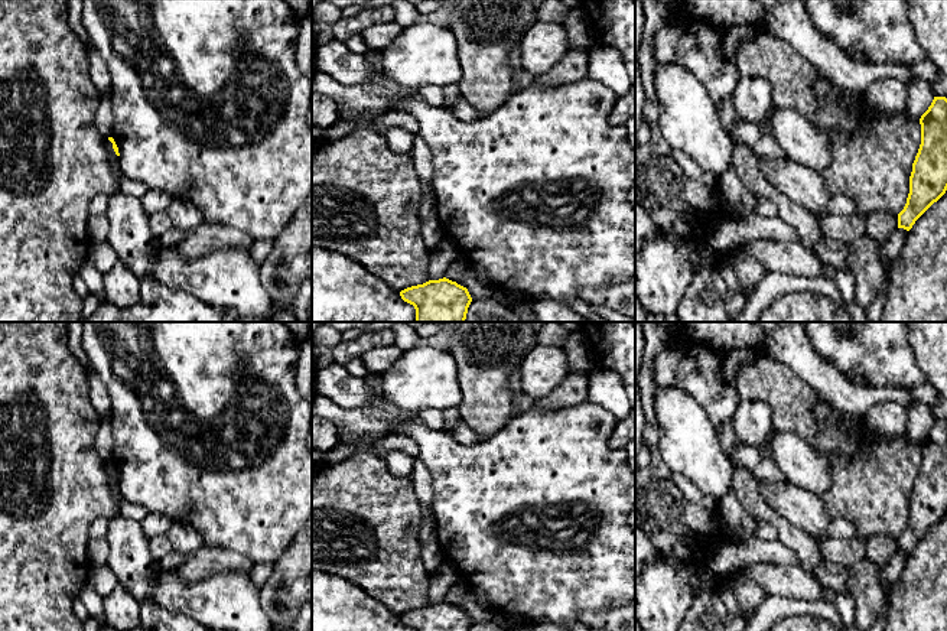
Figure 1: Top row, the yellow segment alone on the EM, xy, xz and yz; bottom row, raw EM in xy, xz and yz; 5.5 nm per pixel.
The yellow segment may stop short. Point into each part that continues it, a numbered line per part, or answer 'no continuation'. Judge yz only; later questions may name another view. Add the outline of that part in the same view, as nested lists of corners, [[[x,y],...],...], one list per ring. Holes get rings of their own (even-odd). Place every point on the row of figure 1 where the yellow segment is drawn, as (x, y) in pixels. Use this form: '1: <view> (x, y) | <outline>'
no continuation

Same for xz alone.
no continuation

